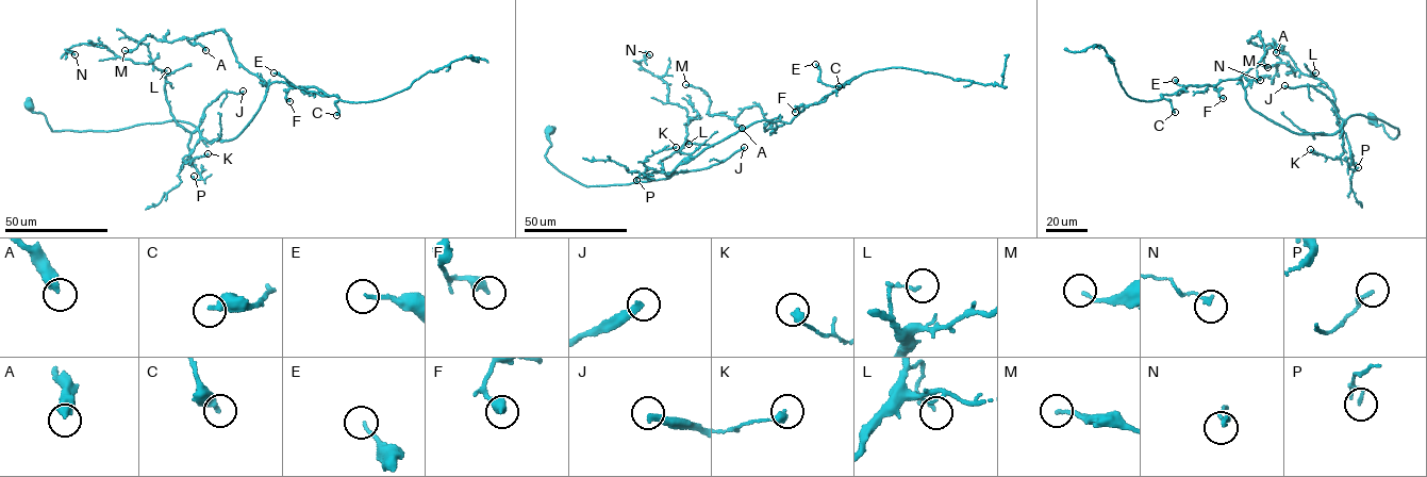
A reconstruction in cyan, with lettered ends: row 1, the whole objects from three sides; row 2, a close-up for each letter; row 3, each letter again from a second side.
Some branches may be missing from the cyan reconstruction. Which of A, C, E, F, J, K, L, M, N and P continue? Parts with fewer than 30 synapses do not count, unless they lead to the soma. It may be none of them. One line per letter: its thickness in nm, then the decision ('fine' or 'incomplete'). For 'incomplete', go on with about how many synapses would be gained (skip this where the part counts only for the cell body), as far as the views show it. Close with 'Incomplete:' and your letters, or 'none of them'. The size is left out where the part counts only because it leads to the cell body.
A: calibre 440 nm; fine
C: calibre 480 nm; fine
E: calibre 130 nm; fine
F: calibre 420 nm; fine
J: calibre 320 nm; fine
K: calibre 240 nm; fine
L: calibre 80 nm; fine
M: calibre 140 nm; fine
N: calibre 170 nm; fine
P: calibre 90 nm; fine
Incomplete: none of them

